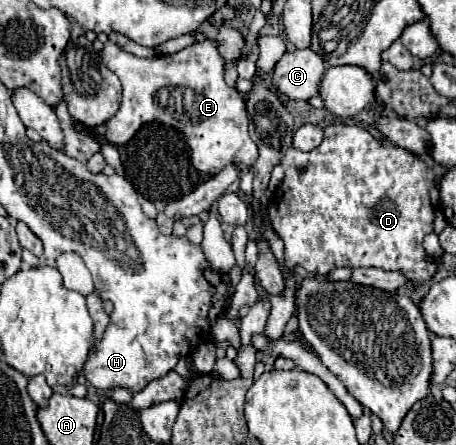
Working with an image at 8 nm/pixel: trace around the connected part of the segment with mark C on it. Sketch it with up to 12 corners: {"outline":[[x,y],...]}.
{"outline":[[311,48],[283,54],[271,84],[291,100],[317,96],[325,62]]}

